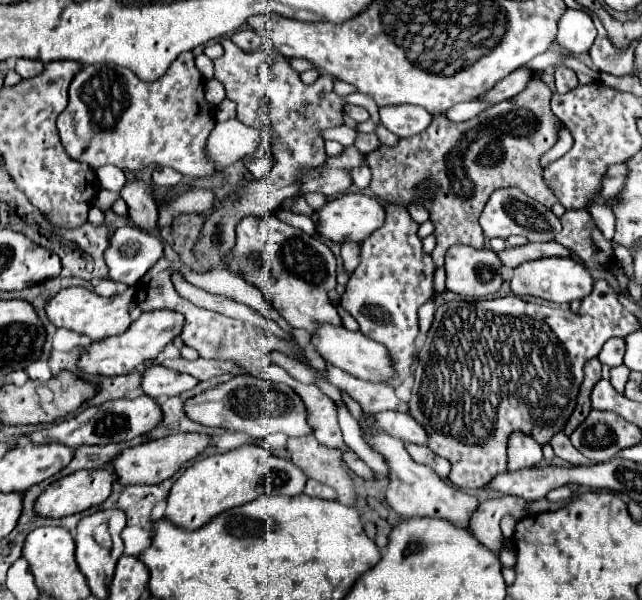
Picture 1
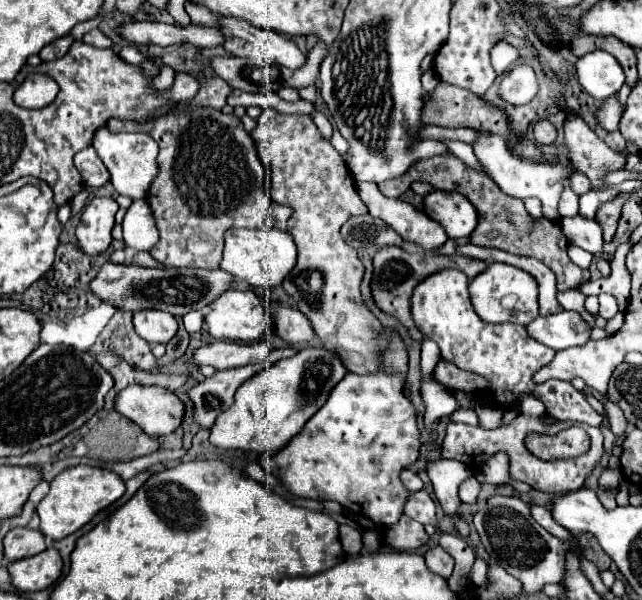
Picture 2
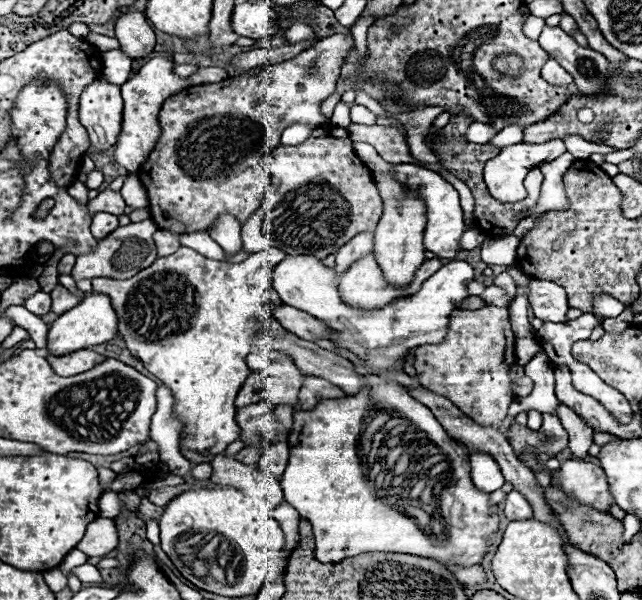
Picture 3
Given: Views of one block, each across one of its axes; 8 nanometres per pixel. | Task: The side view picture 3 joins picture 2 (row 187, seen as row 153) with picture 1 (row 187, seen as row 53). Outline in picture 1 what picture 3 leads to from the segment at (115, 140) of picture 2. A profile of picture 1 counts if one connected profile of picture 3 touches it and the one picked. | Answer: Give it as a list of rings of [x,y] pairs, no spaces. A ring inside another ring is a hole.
[[[158,166],[158,168],[154,170],[154,174],[152,174],[152,184],[154,184],[154,186],[160,186],[160,188],[176,186],[180,180],[182,180],[182,174],[176,172],[174,168],[168,168],[168,166],[164,166],[164,168]]]

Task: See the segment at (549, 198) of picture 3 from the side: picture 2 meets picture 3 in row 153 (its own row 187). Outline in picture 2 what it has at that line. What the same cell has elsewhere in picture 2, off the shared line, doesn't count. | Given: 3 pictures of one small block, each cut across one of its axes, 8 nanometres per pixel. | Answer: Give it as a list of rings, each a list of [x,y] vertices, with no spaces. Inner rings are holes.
[[[568,182],[564,184],[564,192],[562,192],[562,198],[558,204],[558,212],[562,218],[572,218],[578,214],[578,196],[570,190]]]

